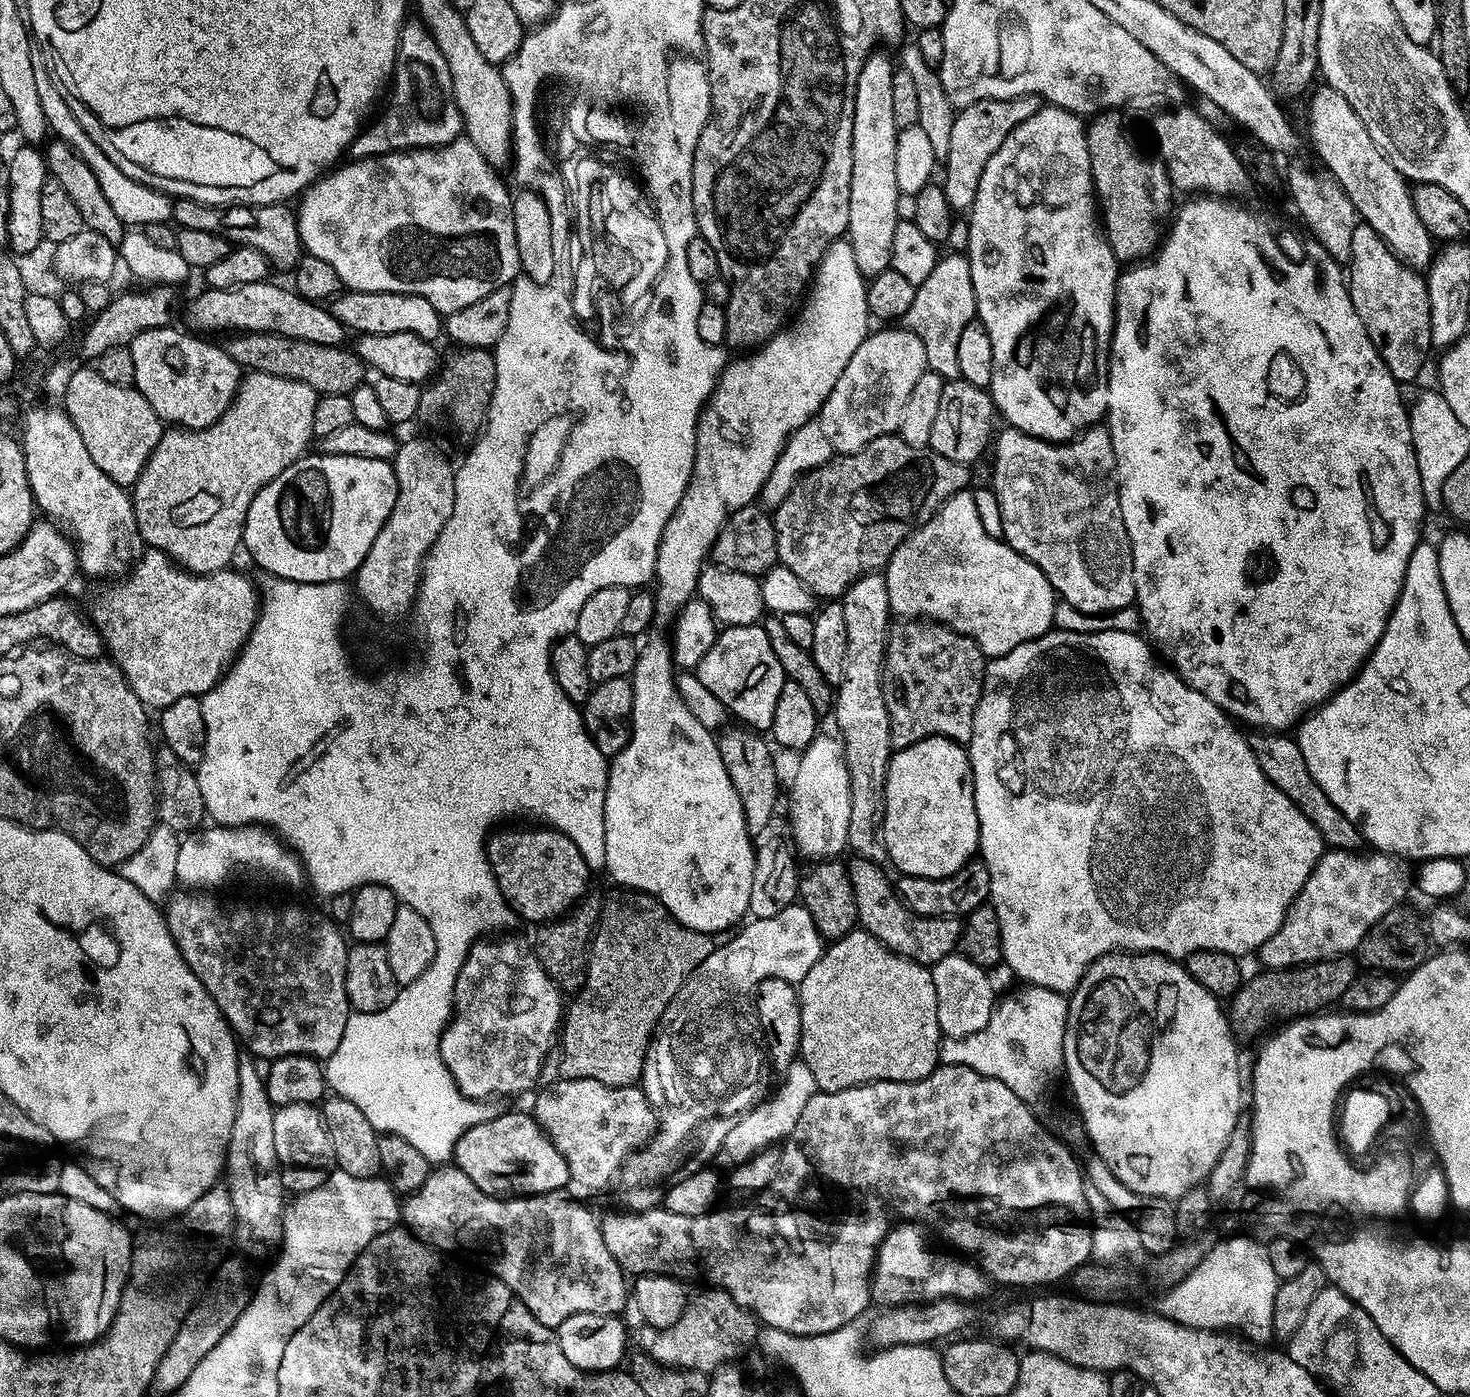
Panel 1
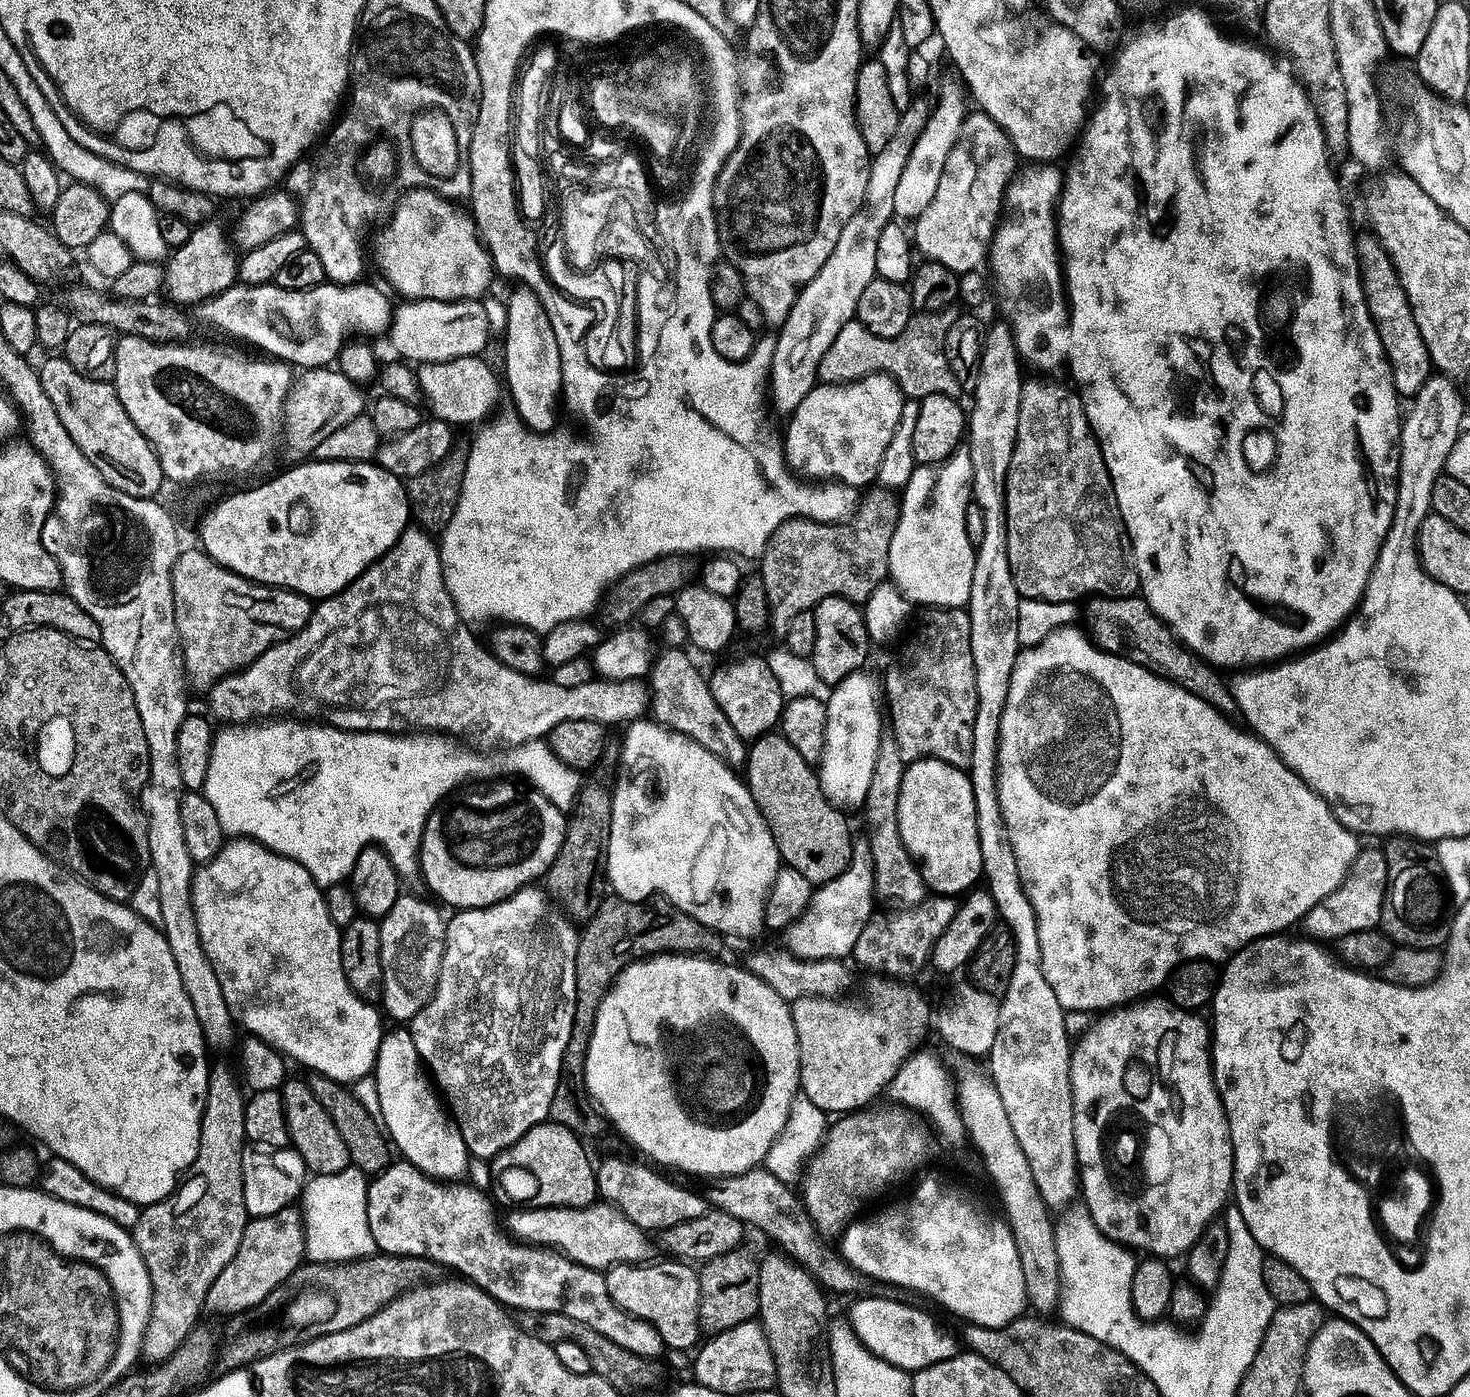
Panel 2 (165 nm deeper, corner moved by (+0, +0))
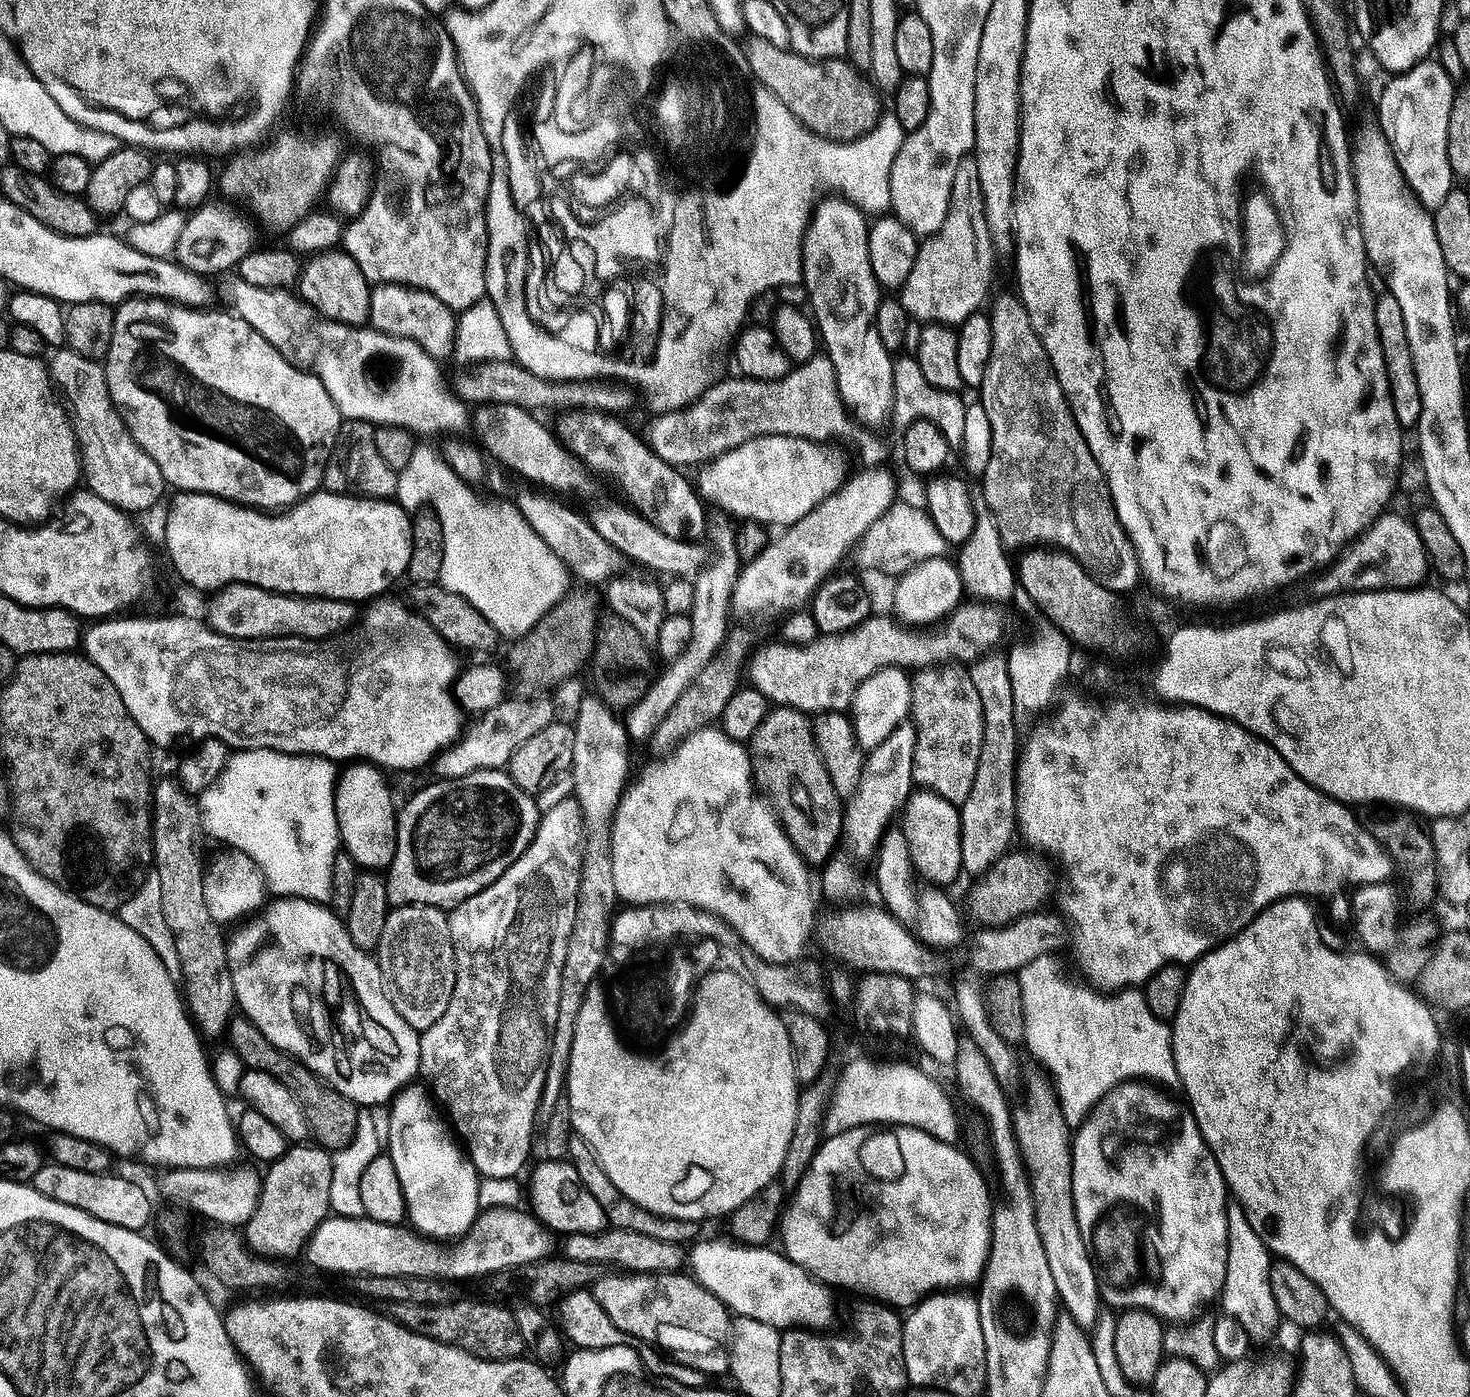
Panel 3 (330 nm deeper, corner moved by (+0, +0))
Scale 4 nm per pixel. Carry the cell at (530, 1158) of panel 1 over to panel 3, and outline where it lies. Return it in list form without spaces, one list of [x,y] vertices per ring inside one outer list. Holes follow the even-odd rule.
[[[545,1159],[532,1172],[532,1208],[534,1216],[549,1232],[567,1238],[572,1235],[597,1235],[609,1227],[606,1214],[594,1194],[582,1182],[578,1170],[568,1160]]]

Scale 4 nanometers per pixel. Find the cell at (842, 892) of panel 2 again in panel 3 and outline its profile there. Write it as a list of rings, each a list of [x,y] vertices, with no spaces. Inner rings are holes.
[[[905,722],[898,730],[894,730],[882,746],[869,753],[864,765],[862,786],[847,803],[844,813],[843,839],[855,859],[862,862],[875,859],[885,834],[893,827],[896,814],[898,816],[907,807],[915,787],[913,772],[916,754],[917,730],[911,722]]]

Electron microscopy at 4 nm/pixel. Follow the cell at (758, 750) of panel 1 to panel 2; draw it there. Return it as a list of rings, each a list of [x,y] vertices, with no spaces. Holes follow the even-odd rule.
[[[674,648],[666,651],[663,649],[655,661],[648,685],[652,694],[650,712],[661,727],[699,741],[706,739],[706,736],[733,735],[729,719],[713,696],[709,679],[703,676],[684,651]]]

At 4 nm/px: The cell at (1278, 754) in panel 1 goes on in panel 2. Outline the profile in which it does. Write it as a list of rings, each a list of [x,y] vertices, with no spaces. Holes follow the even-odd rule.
[[[1139,595],[1125,600],[1092,598],[1087,601],[1087,604],[1086,620],[1088,616],[1089,628],[1087,631],[1100,651],[1109,652],[1112,656],[1124,656],[1130,662],[1186,690],[1186,694],[1194,694],[1194,698],[1202,698],[1202,702],[1214,706],[1229,718],[1237,715],[1236,699],[1229,681],[1227,679],[1224,681],[1220,677],[1223,675],[1206,663],[1201,656],[1193,654],[1169,630],[1168,625],[1156,617],[1152,607]]]

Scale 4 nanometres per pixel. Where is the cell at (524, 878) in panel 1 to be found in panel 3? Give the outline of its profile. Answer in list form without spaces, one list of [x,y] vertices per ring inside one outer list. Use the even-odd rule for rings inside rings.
[[[482,770],[474,774],[466,774],[466,778],[440,780],[435,783],[430,785],[429,788],[422,789],[405,808],[403,805],[399,809],[396,822],[396,857],[386,876],[388,893],[390,894],[390,902],[393,908],[411,908],[413,906],[441,910],[457,908],[459,904],[464,904],[470,898],[485,892],[490,886],[494,886],[494,882],[498,882],[498,878],[502,878],[502,874],[506,874],[506,870],[510,870],[510,866],[514,866],[514,862],[518,862],[518,858],[522,858],[522,854],[526,854],[526,850],[530,850],[530,846],[540,829],[542,808],[536,805],[537,797],[531,792],[523,792],[514,782],[511,771]]]

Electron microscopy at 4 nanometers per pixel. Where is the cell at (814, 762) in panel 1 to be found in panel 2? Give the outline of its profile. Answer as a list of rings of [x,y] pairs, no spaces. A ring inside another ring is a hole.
[[[867,671],[856,672],[835,685],[827,702],[826,746],[818,765],[818,775],[826,798],[841,810],[865,807],[871,782],[874,781],[875,766],[878,765],[879,748],[886,735],[882,688],[878,680],[868,675]]]

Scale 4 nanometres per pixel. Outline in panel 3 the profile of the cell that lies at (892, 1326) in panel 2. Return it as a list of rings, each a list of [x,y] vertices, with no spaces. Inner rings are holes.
[[[730,1238],[703,1240],[689,1249],[689,1273],[737,1317],[753,1318],[782,1332],[795,1327],[823,1331],[831,1324],[834,1318],[833,1289],[802,1270],[783,1253],[776,1253],[768,1246],[747,1246]]]

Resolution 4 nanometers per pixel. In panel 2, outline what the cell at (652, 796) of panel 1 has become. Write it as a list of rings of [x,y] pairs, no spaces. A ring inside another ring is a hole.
[[[645,718],[636,721],[627,729],[628,737],[622,740],[622,751],[618,767],[620,767],[620,781],[614,784],[612,801],[614,802],[614,822],[612,823],[612,833],[610,842],[606,849],[606,880],[617,897],[622,900],[633,900],[636,904],[643,904],[653,898],[663,898],[667,903],[672,904],[678,910],[690,914],[702,926],[713,928],[725,938],[741,936],[744,940],[752,940],[760,931],[765,931],[764,908],[768,904],[768,895],[778,878],[782,861],[780,851],[776,845],[776,840],[768,828],[760,808],[754,802],[752,791],[748,789],[747,783],[740,780],[711,752],[708,748],[703,748],[704,744],[699,740],[691,740],[690,737],[682,733],[673,732],[669,728],[661,727],[660,724]]]

